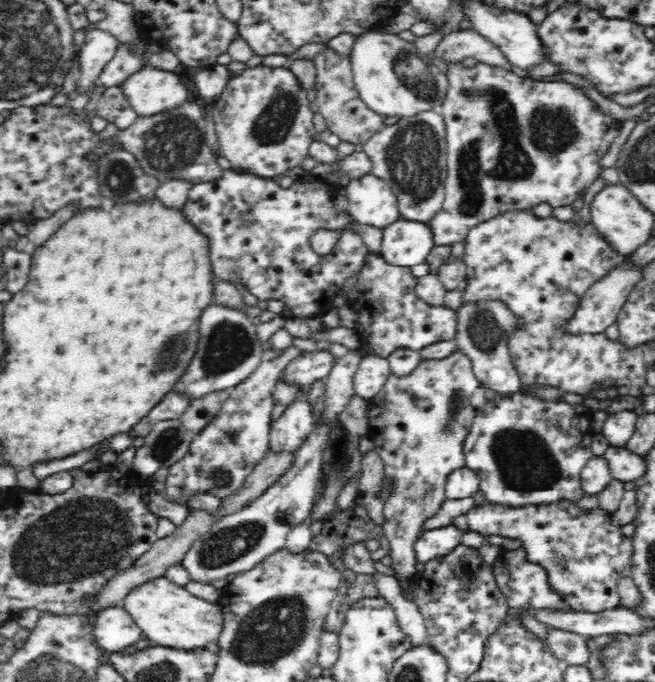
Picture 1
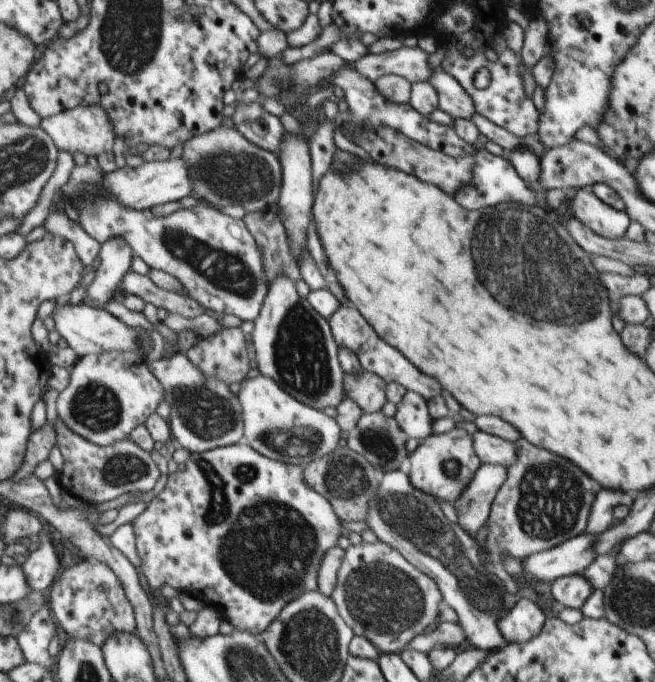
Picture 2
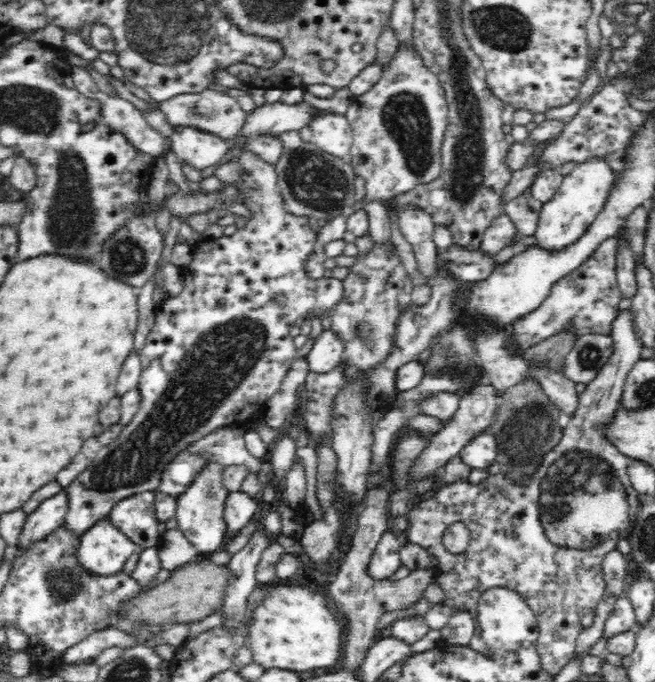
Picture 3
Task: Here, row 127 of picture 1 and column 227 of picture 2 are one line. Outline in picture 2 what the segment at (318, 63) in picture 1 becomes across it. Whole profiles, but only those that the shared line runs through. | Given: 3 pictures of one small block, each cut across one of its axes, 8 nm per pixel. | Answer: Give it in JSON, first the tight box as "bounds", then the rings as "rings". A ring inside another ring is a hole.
{"bounds":[187,327,250,382],"rings":[[[224,327],[216,336],[202,337],[202,342],[187,352],[202,366],[206,378],[222,378],[222,382],[242,382],[250,370],[246,336],[241,327]]]}

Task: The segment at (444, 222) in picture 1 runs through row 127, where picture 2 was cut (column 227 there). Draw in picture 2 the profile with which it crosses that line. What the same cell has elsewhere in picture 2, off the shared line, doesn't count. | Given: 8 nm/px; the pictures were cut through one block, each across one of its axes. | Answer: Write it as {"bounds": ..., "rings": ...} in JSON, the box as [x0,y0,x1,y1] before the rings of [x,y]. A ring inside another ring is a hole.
{"bounds":[132,442,343,638],"rings":[[[244,442],[201,453],[192,453],[192,458],[186,465],[185,470],[178,470],[169,475],[165,489],[152,500],[149,507],[141,515],[132,521],[137,537],[137,552],[143,562],[140,568],[146,574],[146,578],[154,590],[160,590],[164,586],[172,586],[180,593],[191,593],[204,601],[206,605],[217,609],[235,629],[244,630],[248,634],[258,634],[260,638],[266,629],[281,616],[282,610],[290,602],[294,602],[294,598],[298,598],[302,592],[318,591],[318,586],[321,585],[319,575],[321,574],[322,558],[329,553],[329,550],[337,546],[343,528],[341,519],[334,512],[332,503],[308,484],[304,468],[301,465],[293,465],[284,460],[272,459],[269,456],[258,454],[258,451]]]}

